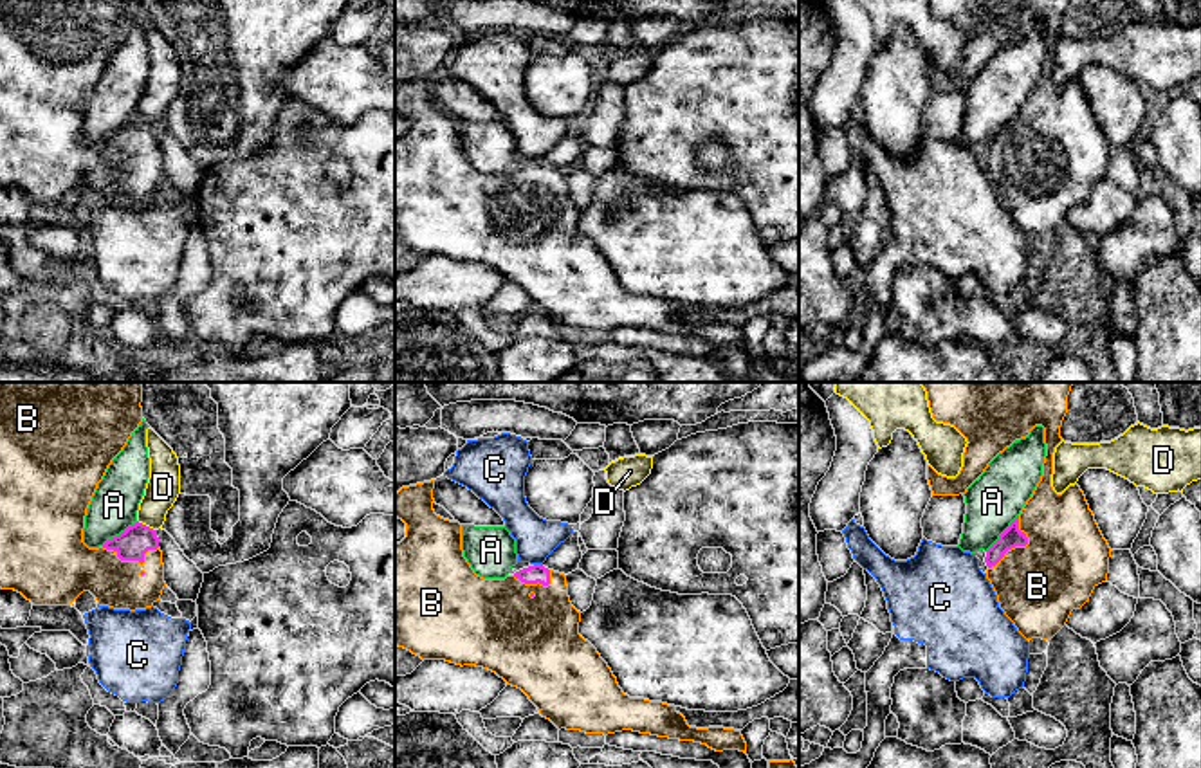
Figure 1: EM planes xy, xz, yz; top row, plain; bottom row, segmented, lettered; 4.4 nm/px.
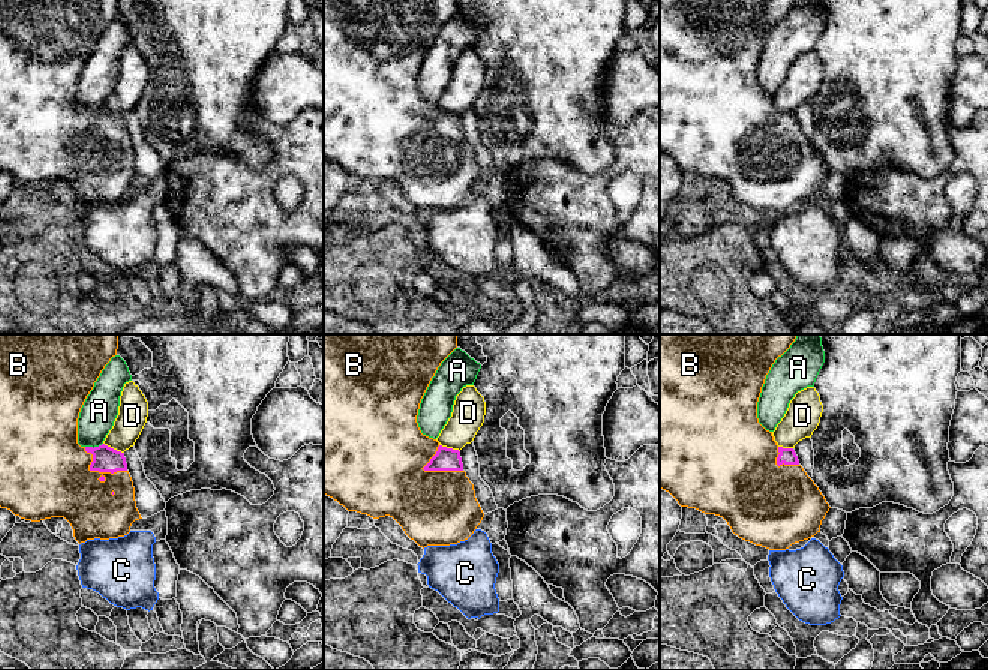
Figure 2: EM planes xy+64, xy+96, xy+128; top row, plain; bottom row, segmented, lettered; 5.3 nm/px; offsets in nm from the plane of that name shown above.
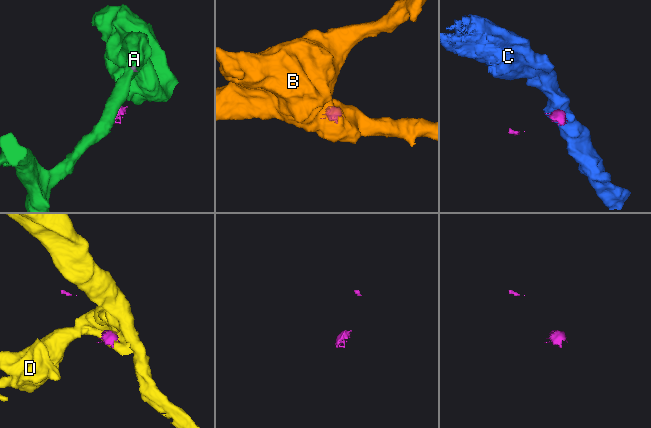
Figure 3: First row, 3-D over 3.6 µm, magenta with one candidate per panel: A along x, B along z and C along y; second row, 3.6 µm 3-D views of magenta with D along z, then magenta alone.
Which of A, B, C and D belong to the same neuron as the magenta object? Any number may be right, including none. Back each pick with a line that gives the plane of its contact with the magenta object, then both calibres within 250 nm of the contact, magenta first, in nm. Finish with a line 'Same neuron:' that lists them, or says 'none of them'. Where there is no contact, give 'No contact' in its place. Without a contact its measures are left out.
B: Touches magenta in yz. Thickness 90 nm (magenta) against 380 nm
Same neuron: B

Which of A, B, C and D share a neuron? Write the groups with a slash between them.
A / B / C / D

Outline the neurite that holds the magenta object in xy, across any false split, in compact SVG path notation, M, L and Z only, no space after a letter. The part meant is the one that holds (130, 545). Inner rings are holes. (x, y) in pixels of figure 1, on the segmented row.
M0 382L0 588L22 593L32 606L70 606L83 591L90 591L99 606L114 609L146 609L160 600L164 582L162 552L157 530L135 523L99 548L83 543L87 508L112 460L123 451L142 422L142 382Z

